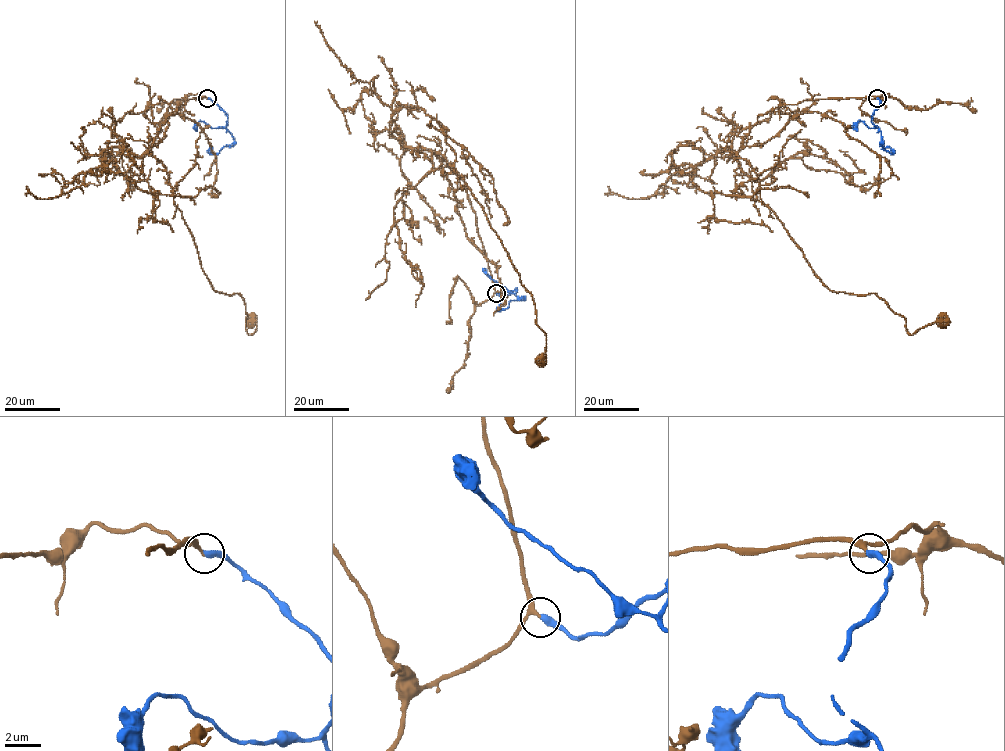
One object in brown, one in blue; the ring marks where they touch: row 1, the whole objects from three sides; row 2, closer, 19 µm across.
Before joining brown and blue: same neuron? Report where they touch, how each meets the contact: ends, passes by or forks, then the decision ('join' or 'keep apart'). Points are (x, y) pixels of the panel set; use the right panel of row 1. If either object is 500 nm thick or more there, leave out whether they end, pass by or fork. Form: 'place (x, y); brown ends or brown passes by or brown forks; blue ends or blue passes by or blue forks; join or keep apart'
place (877, 98); brown passes by; blue ends; join

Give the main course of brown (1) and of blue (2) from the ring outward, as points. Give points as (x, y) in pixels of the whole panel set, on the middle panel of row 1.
1: (496, 293), (464, 180), (439, 153), (462, 177), (483, 207), (531, 295), (535, 323), (546, 335), (542, 359)
2: (496, 293), (506, 296), (517, 288), (515, 294), (524, 298), (511, 300), (505, 309), (501, 309), (502, 298)

